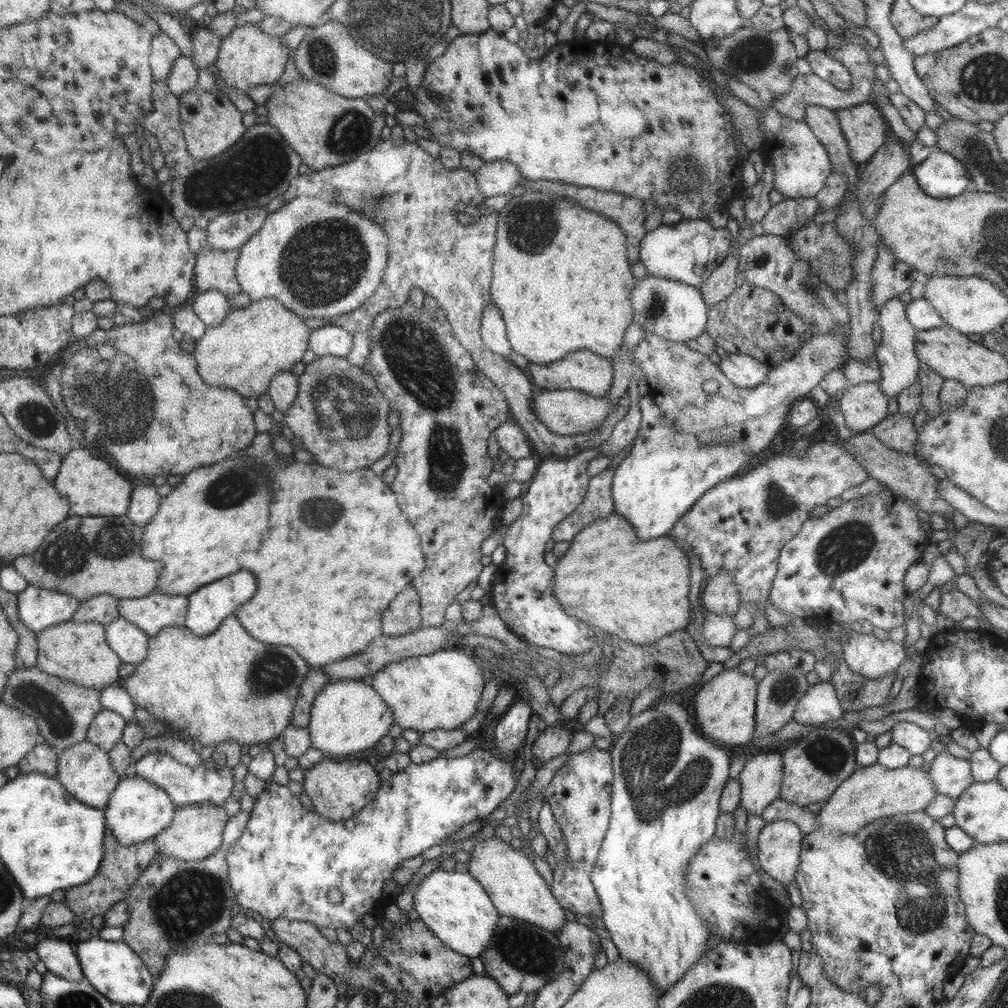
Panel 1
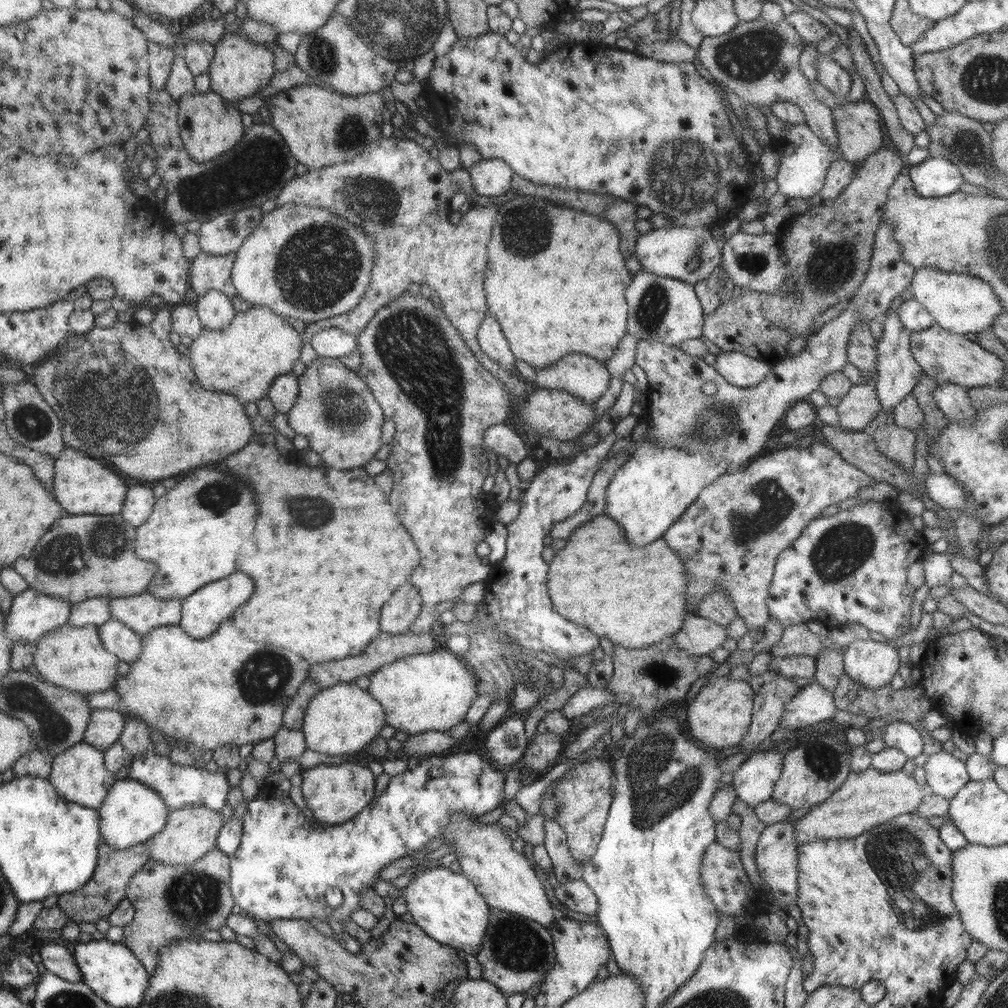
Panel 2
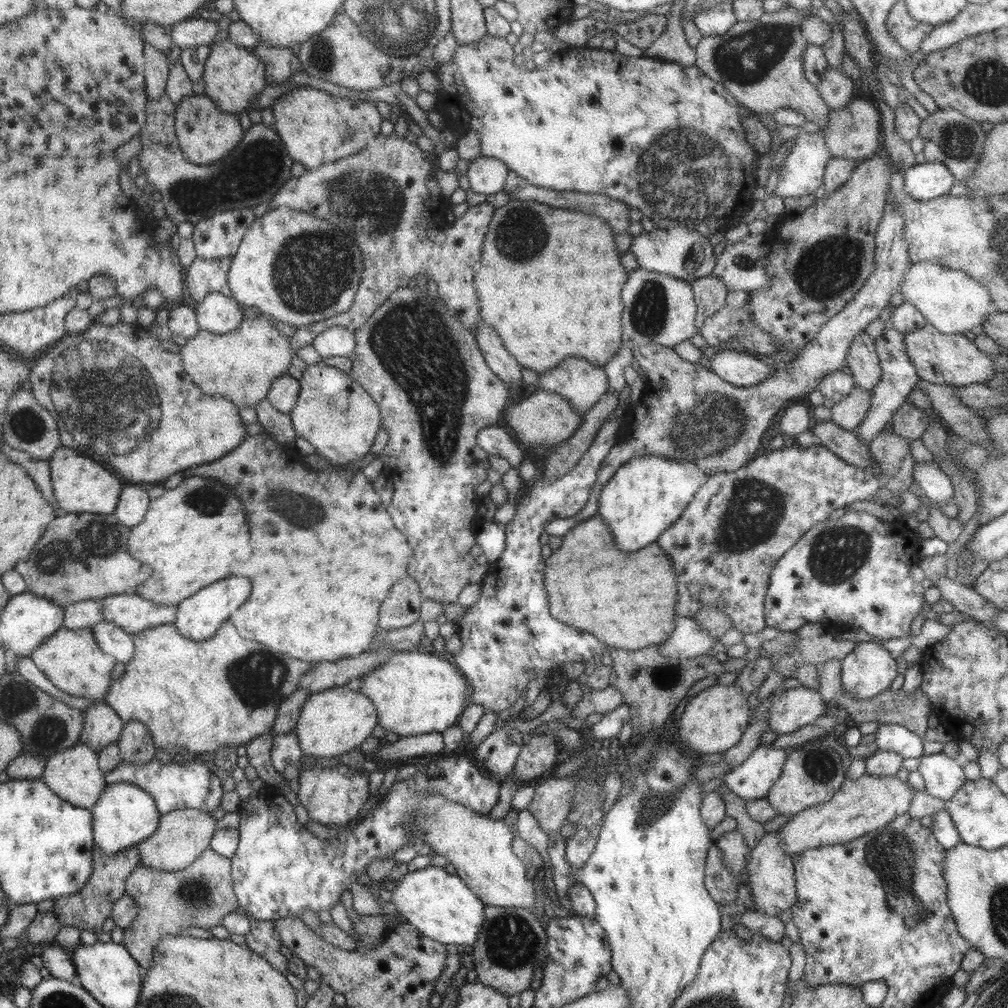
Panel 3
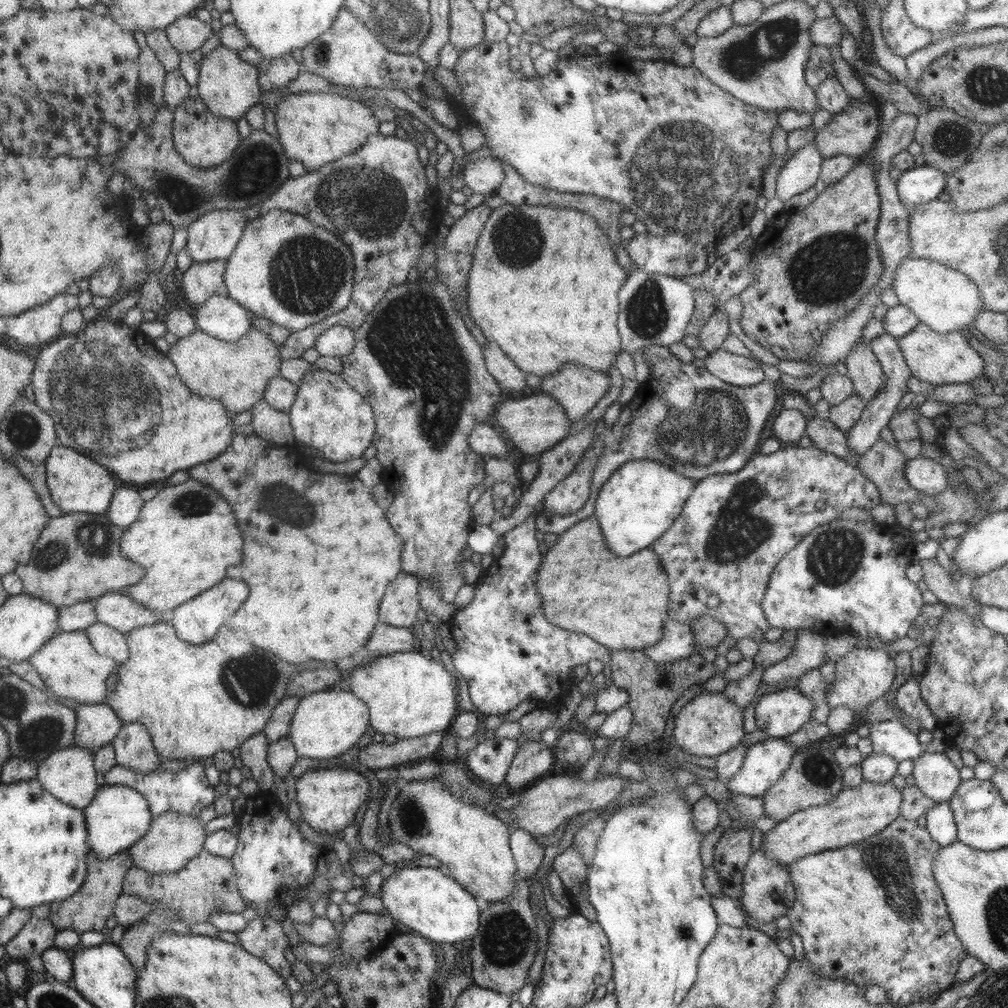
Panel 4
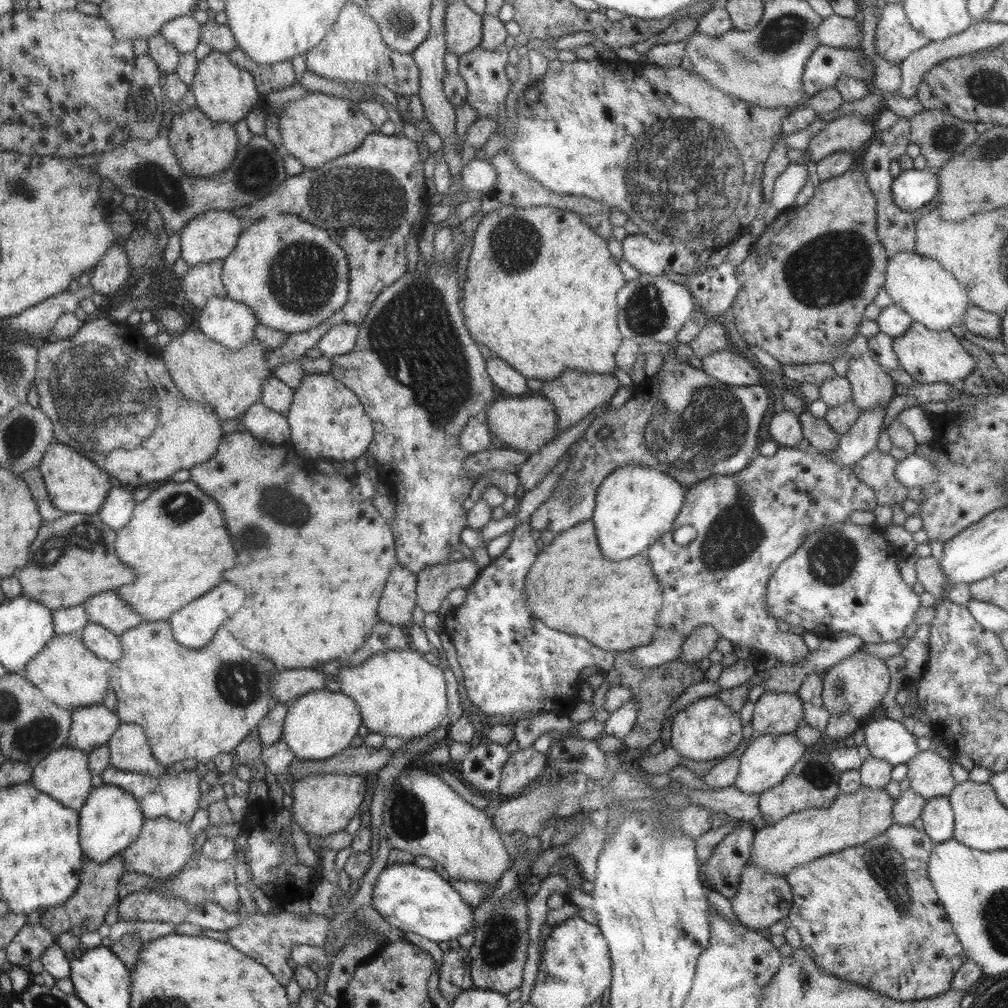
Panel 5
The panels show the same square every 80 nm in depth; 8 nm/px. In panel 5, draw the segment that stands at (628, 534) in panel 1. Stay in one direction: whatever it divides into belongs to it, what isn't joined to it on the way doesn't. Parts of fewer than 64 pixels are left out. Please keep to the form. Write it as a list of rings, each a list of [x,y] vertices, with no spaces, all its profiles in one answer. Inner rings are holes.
[[[592,520],[555,537],[538,552],[527,576],[527,600],[535,617],[615,654],[650,644],[658,628],[662,589],[647,554],[622,562],[606,560]]]

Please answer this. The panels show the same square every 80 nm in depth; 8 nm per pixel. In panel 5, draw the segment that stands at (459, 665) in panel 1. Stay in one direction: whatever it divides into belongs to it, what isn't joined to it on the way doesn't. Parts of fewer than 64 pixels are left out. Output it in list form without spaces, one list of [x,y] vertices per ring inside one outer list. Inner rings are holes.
[[[417,648],[386,650],[370,656],[364,664],[332,669],[340,692],[347,693],[362,709],[364,726],[370,733],[409,741],[438,728],[448,714],[444,672],[428,664]]]

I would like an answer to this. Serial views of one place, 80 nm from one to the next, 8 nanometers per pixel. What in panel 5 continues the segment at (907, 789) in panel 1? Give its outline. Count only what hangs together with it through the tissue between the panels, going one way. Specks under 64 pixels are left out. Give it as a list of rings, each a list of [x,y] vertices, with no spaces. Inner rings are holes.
[[[861,786],[858,791],[851,794],[840,794],[828,808],[807,808],[785,816],[782,820],[772,825],[766,824],[763,829],[756,830],[751,844],[750,858],[747,864],[755,864],[774,876],[786,876],[801,864],[808,864],[821,856],[831,855],[833,852],[840,852],[864,844],[872,838],[884,834],[892,825],[892,809],[895,800],[890,797],[884,788],[875,790],[867,786]]]

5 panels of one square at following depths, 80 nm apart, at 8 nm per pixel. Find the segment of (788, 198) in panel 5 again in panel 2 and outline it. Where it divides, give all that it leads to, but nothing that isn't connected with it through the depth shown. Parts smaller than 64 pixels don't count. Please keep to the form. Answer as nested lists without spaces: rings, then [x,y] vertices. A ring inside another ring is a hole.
[[[784,122],[781,134],[772,136],[768,146],[782,150],[780,168],[776,178],[774,178],[780,194],[788,198],[812,198],[818,194],[825,184],[828,168],[830,168],[830,164],[836,158],[831,146],[828,146],[821,138],[818,138],[805,122],[793,124]]]

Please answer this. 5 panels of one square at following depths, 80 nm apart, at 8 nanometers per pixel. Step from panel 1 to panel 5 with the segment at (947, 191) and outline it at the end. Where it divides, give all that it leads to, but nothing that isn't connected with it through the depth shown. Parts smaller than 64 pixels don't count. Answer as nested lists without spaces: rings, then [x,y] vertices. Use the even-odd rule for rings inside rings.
[[[929,168],[902,171],[892,182],[892,200],[902,210],[914,213],[938,194],[938,185],[935,171]]]

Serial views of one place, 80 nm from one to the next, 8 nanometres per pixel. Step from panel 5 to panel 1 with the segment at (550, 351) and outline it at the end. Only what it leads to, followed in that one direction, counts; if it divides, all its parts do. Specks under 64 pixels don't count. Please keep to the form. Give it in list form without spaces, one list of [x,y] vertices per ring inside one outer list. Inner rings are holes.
[[[518,191],[498,213],[499,222],[497,240],[493,249],[494,276],[490,290],[490,302],[493,302],[502,313],[511,349],[522,354],[526,360],[534,364],[555,363],[571,352],[582,351],[583,349],[599,353],[600,356],[612,357],[614,352],[620,348],[620,344],[624,342],[624,334],[626,334],[626,328],[630,326],[630,320],[635,318],[634,305],[630,302],[630,292],[636,284],[636,278],[634,278],[634,274],[630,270],[630,262],[626,258],[626,246],[624,246],[626,233],[619,227],[619,224],[601,213],[592,212],[591,209],[576,204],[575,200],[570,200],[566,196],[554,196],[553,194],[548,196],[546,192],[536,191]]]

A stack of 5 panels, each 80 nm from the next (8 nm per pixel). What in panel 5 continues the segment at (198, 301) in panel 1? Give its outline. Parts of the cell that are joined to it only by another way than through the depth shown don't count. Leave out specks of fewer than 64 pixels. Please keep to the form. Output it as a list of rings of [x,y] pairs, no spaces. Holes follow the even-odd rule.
[[[211,297],[206,306],[200,309],[198,318],[198,328],[211,337],[212,340],[219,341],[226,348],[232,350],[242,350],[255,338],[255,328],[258,318],[255,316],[255,309],[240,301],[230,300],[226,297]]]

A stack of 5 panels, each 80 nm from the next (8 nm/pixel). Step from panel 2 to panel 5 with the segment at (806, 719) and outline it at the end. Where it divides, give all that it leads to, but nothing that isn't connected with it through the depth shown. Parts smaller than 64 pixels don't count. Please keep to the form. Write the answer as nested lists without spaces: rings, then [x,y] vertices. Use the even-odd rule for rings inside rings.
[[[765,692],[754,706],[751,723],[755,735],[794,733],[803,719],[803,702],[797,694]]]

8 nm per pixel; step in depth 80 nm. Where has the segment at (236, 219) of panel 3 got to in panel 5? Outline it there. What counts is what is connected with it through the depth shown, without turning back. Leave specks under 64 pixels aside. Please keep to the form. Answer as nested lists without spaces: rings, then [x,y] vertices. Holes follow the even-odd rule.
[[[211,210],[195,216],[180,234],[180,257],[189,267],[224,260],[235,250],[243,232],[242,219],[230,211]]]

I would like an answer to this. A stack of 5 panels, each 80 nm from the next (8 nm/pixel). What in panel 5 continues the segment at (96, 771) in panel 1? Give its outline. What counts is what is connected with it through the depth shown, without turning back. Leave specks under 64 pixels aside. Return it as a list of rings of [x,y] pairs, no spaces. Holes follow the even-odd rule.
[[[62,746],[58,750],[52,751],[33,767],[30,781],[40,792],[47,793],[48,796],[55,798],[60,801],[60,804],[66,805],[68,808],[78,810],[83,807],[88,796],[94,790],[90,783],[92,775],[87,752],[74,749],[71,746]]]

